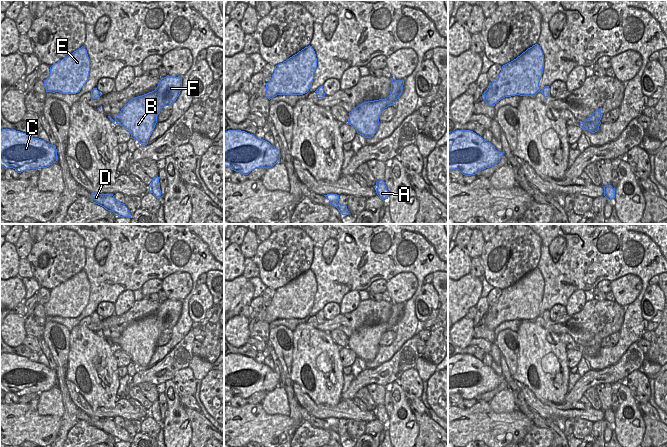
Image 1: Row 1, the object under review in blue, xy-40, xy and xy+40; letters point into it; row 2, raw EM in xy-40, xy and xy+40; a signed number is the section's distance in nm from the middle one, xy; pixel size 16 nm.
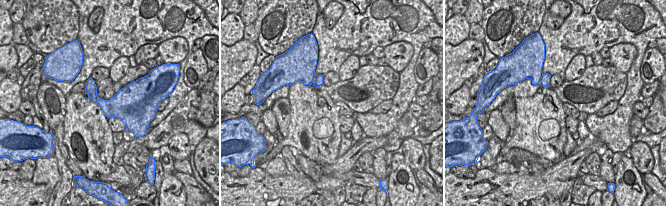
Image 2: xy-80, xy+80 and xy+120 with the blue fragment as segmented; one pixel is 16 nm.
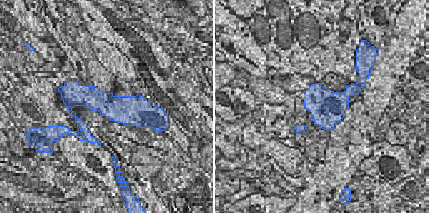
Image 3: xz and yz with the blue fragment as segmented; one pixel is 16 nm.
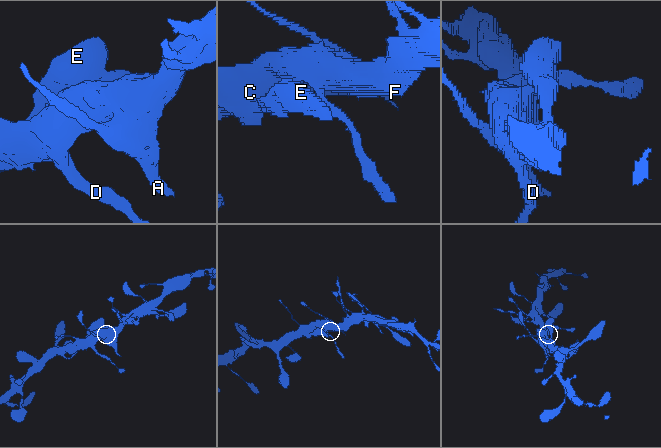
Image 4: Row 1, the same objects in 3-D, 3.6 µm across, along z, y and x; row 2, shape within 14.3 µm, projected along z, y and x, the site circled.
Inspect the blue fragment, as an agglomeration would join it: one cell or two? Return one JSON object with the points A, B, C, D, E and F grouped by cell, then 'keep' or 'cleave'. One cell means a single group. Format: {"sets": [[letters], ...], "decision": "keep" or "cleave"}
{"sets": [["A", "B", "C", "D", "E", "F"]], "decision": "keep"}

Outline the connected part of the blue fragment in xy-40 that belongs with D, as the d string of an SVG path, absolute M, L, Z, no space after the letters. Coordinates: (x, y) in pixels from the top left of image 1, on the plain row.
M91 417L91 426L96 427L108 435L113 436L118 441L131 442L131 438L125 428L117 425L113 418Z

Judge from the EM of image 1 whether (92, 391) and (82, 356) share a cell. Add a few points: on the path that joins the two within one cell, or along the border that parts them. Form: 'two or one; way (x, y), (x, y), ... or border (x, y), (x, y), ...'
one; way (93, 382), (93, 369), (91, 365)

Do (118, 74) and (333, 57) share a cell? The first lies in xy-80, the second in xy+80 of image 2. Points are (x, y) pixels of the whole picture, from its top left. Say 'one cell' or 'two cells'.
two cells

